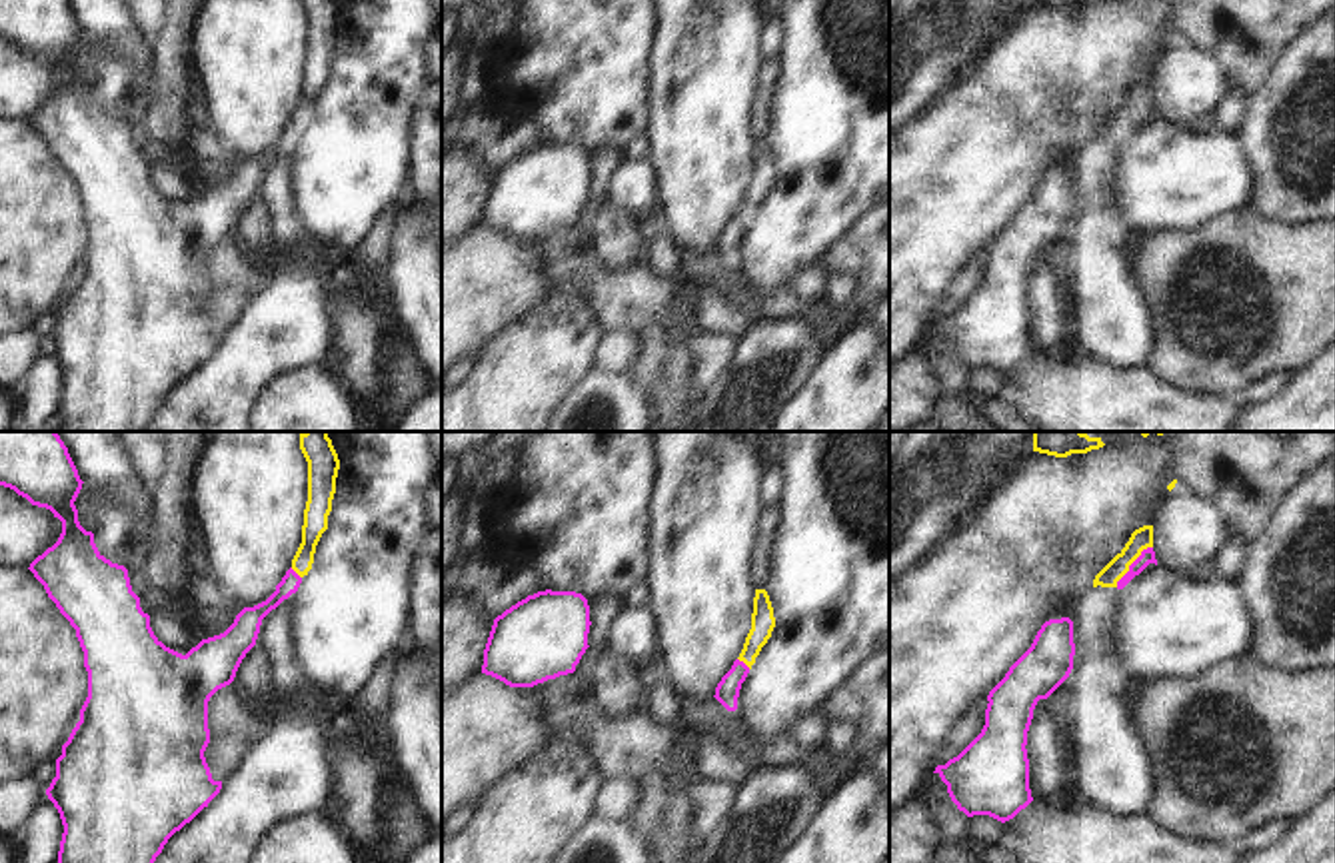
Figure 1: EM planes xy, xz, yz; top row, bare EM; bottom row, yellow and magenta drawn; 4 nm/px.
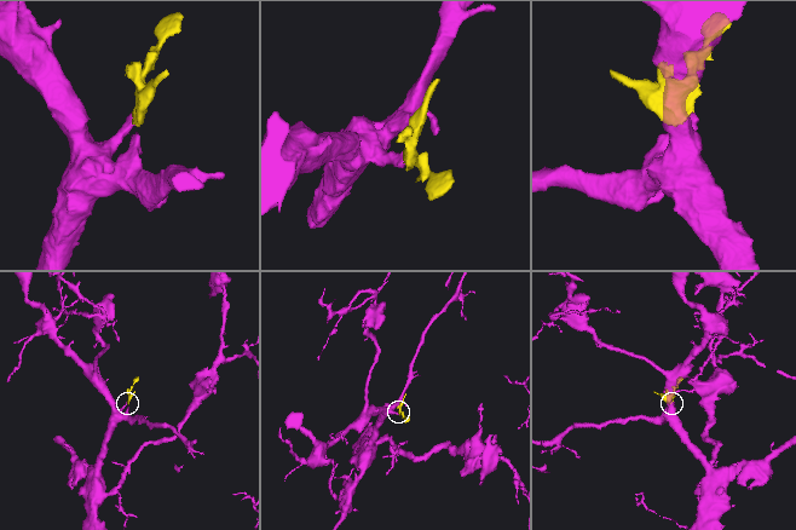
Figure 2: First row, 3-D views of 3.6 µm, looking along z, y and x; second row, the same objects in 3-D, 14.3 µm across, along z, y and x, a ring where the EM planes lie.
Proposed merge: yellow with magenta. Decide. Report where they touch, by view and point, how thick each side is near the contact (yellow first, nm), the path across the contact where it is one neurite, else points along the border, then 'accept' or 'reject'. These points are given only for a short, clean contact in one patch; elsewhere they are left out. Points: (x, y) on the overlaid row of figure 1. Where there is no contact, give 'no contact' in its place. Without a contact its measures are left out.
contact yz (1132, 562); calibres 90 and 60 nm; way yz (1142, 538), (1132, 562), (1148, 556); accept

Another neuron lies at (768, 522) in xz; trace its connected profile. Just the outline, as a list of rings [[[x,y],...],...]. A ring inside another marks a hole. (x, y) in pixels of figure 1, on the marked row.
[[[763,507],[755,525],[755,545],[751,549],[751,581],[755,589],[763,589],[767,581],[767,561],[771,557],[771,541],[777,525],[777,507]]]

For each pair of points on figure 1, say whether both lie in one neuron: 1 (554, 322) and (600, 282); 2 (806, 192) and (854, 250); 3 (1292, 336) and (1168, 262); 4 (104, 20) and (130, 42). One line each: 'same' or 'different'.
1: different
2: different
3: same
4: same

